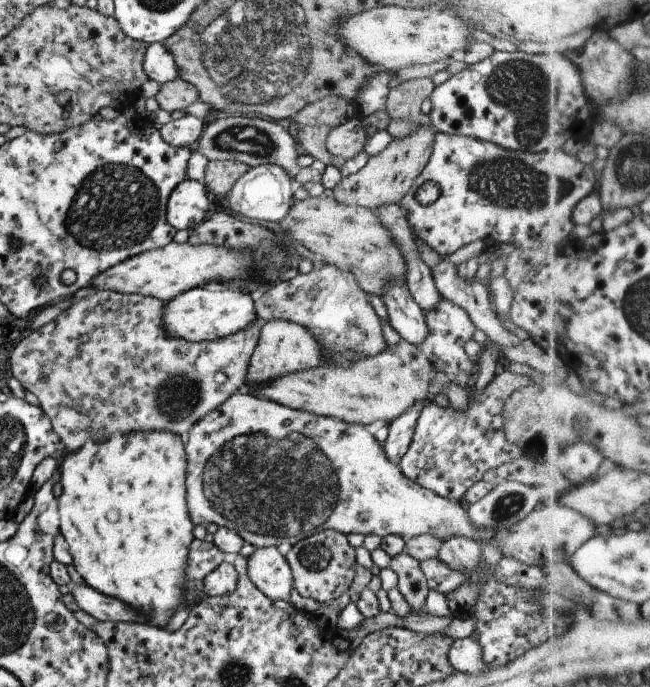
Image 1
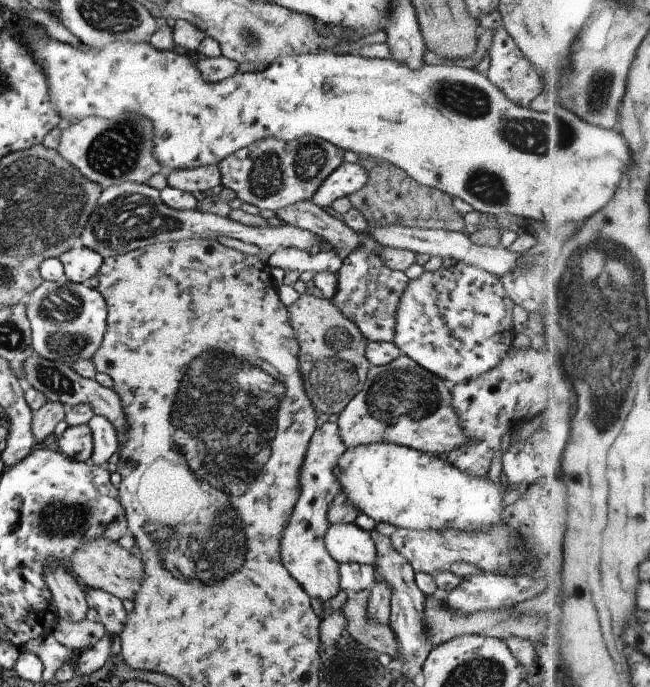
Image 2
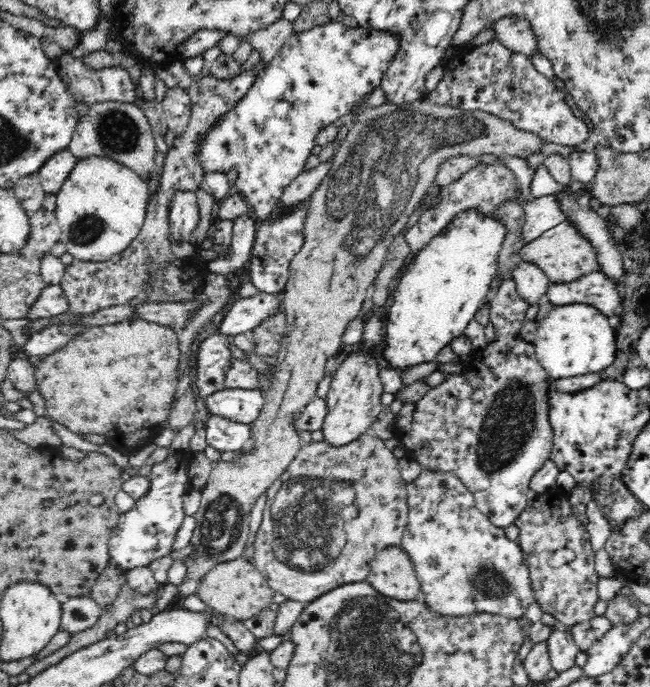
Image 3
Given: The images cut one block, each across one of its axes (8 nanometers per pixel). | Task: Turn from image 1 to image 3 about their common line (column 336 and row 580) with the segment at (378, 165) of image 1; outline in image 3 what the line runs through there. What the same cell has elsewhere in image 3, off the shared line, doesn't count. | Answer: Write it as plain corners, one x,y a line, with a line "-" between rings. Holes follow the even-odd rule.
426,97
404,106
385,102
378,108
362,112
349,127
347,137
333,158
333,167
309,200
303,230
304,244
291,260
288,282
282,292
287,330
281,341
281,350
276,354
278,361
273,384
264,392
265,403
258,418
251,422
250,448
246,448
246,455
240,450
236,460
214,464
207,483
200,490
201,505
193,514
195,528
189,540
192,554
184,558
186,574
179,586
179,596
183,598
197,594
202,577
214,566
242,556
251,533
249,514
254,503
276,483
304,444
300,431
295,427
295,418
317,396
328,359
342,353
341,337
346,326
361,313
368,289
373,286
376,275
386,261
388,247
408,222
428,186
434,183
440,160
444,162
446,158
462,154
473,157
480,154
495,154
497,157
508,154
525,160
533,154
542,153
541,146
548,143
536,133
520,130
510,120
481,111
440,106

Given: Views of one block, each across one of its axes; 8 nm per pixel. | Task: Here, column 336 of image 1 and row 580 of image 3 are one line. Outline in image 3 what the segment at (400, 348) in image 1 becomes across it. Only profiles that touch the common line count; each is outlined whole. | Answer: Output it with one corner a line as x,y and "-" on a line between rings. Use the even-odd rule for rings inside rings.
401,546
383,548
374,555
368,568
367,581
382,595
404,602
421,597
414,563

